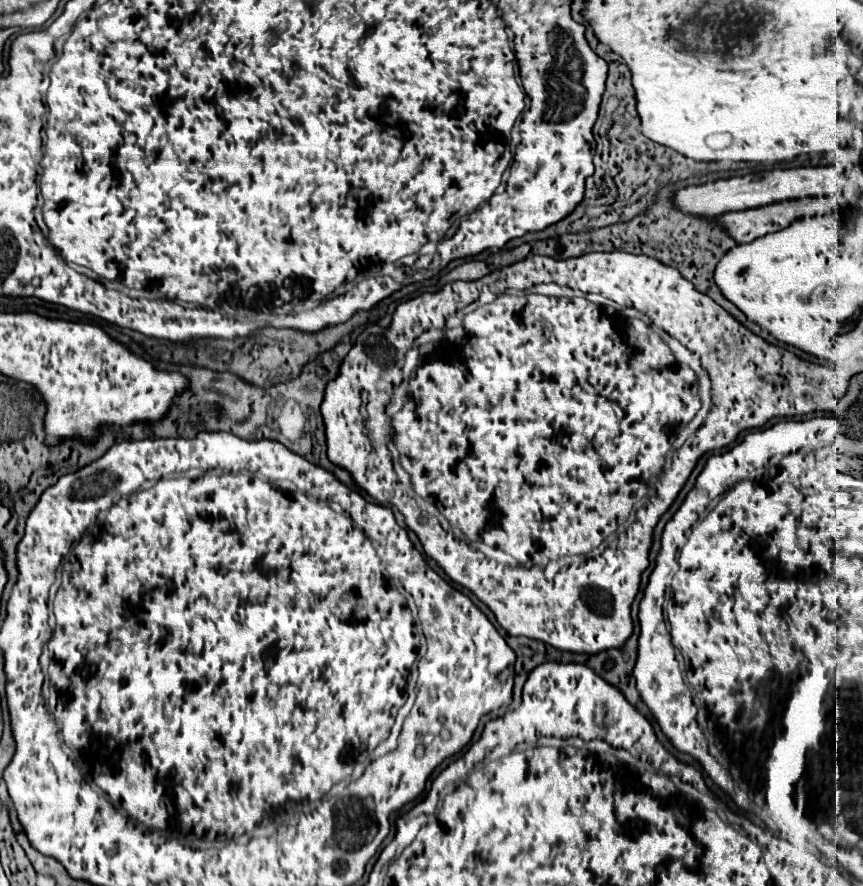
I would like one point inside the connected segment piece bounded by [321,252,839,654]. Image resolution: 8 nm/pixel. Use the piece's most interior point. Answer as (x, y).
(599, 378)

